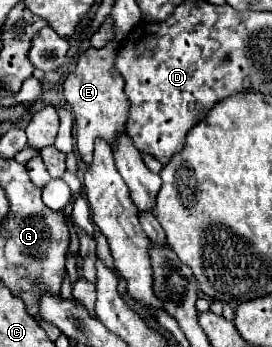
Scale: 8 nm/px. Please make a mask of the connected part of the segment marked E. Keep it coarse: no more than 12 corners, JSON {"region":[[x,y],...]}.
{"region":[[116,43],[80,55],[64,99],[76,147],[92,163],[94,141],[126,133],[130,101],[114,69]]}

